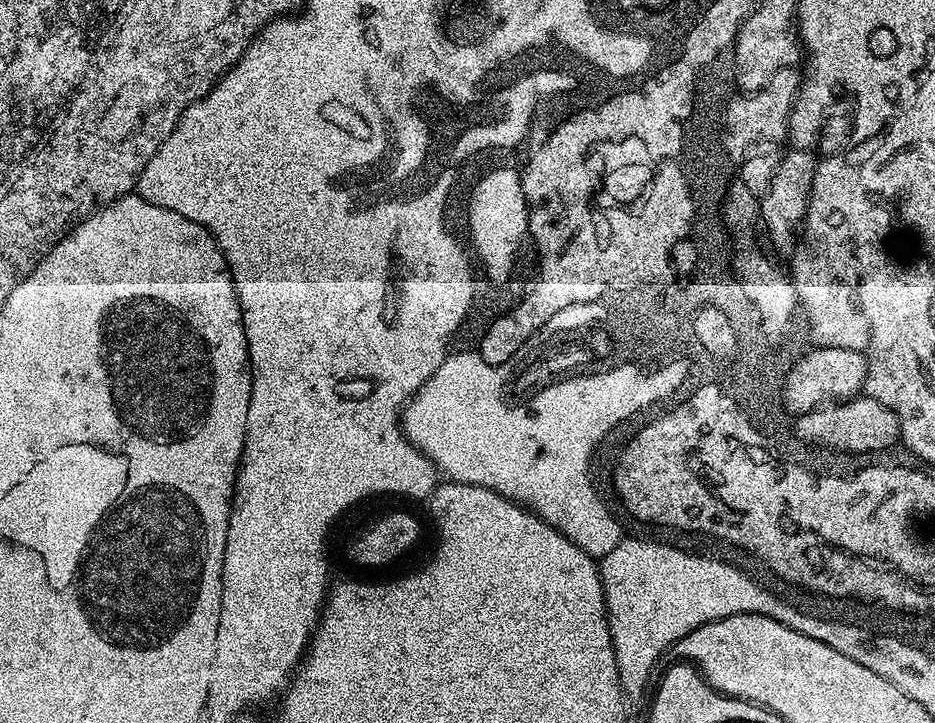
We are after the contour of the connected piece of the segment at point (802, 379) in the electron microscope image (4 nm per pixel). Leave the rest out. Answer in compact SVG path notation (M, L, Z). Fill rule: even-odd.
M819 347L812 353L812 364L799 364L794 366L788 376L782 379L780 392L780 402L784 410L791 415L797 416L808 413L818 407L825 407L833 402L841 402L846 396L856 395L859 386L867 379L868 362L866 357L860 352L856 352L849 347Z

